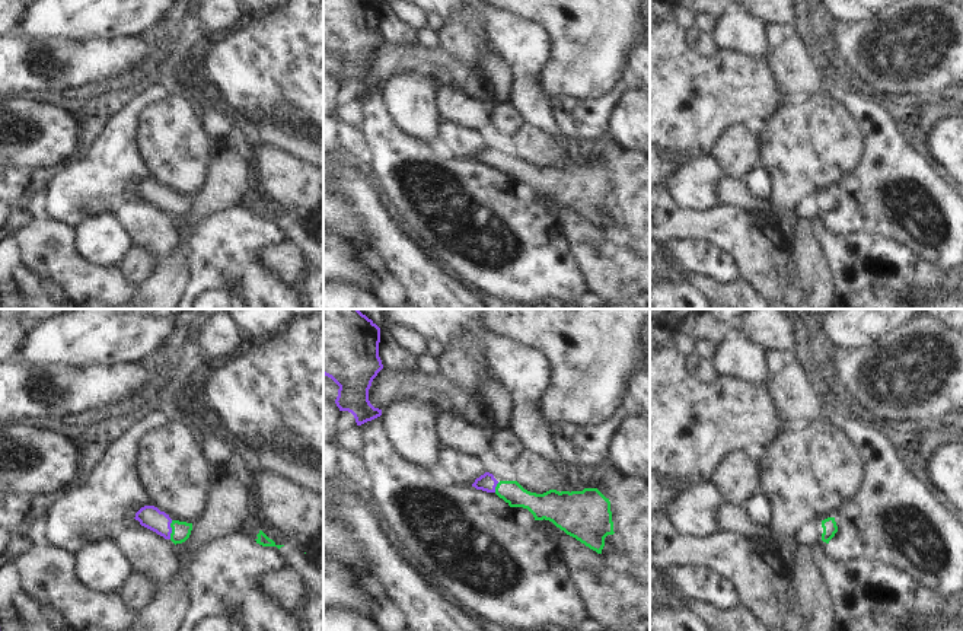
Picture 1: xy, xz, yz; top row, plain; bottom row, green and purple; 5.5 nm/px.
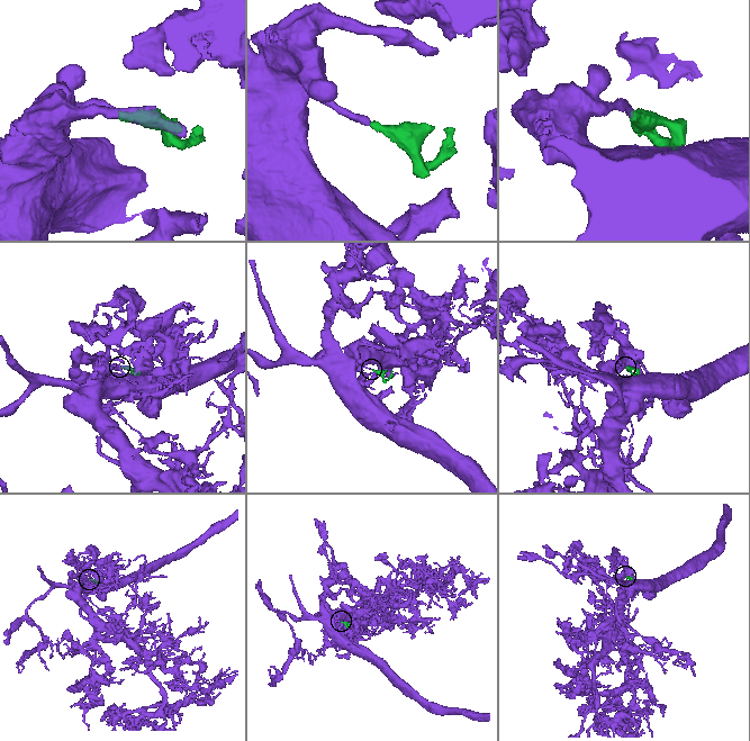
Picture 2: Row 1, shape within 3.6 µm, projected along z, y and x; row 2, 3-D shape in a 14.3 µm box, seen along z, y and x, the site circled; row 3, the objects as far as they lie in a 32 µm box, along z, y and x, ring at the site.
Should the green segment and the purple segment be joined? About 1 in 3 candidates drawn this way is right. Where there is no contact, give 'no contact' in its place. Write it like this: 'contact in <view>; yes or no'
contact in xy; yes

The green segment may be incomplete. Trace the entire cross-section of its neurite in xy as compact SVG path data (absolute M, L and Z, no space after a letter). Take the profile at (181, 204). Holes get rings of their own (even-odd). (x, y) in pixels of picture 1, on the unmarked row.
M154 179L141 181L134 192L165 213L170 213L175 219L185 216L192 204L192 197L172 194L169 188Z

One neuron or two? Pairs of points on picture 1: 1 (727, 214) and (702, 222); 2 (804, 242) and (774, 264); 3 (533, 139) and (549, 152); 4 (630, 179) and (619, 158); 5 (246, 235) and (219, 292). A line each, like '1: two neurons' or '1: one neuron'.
1: one neuron
2: two neurons
3: one neuron
4: one neuron
5: two neurons

